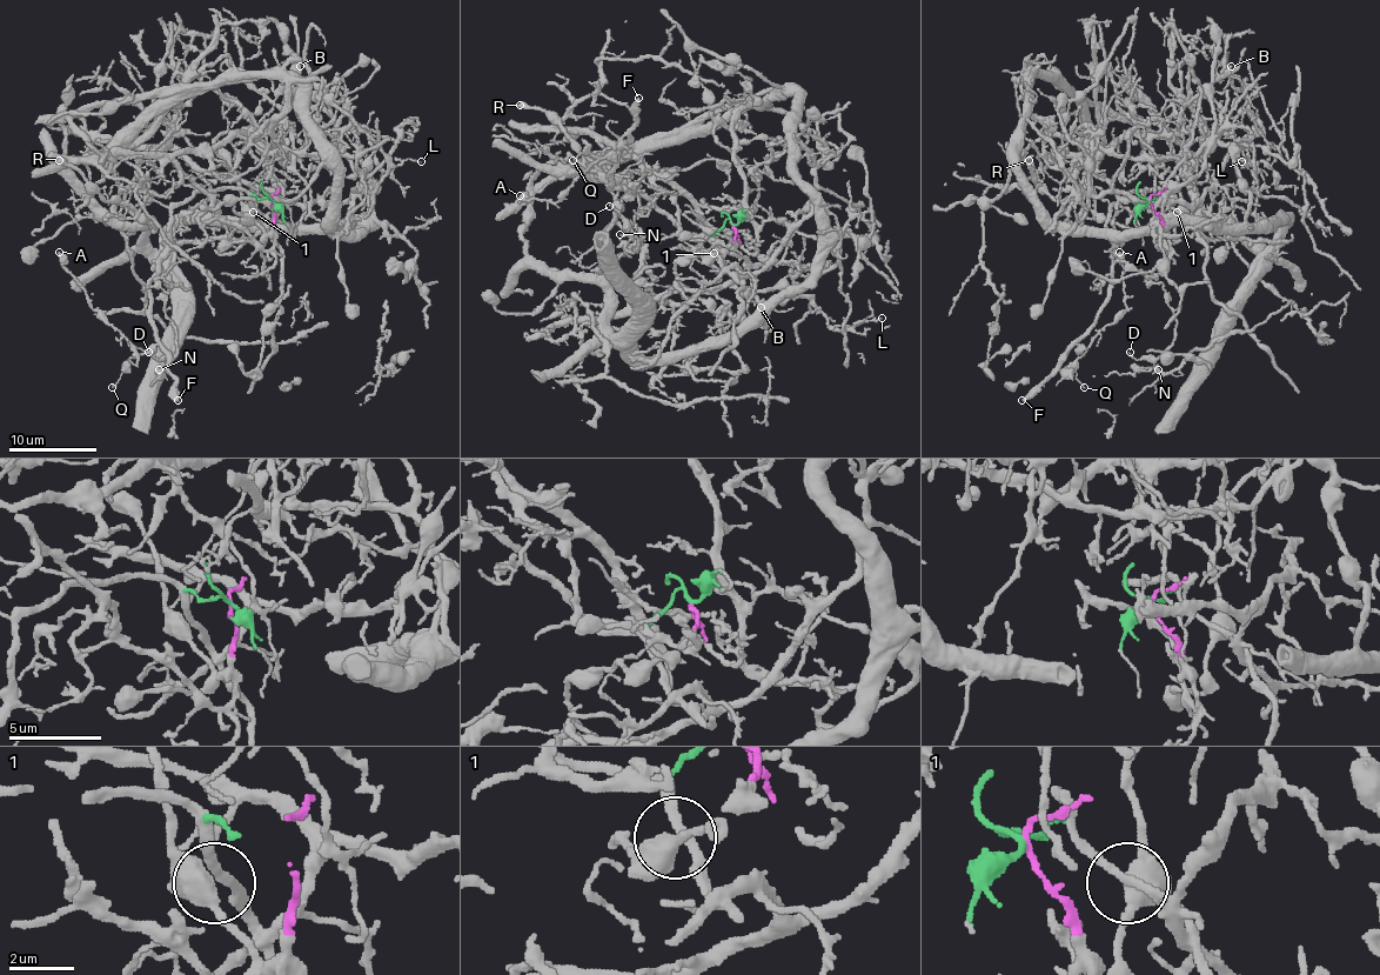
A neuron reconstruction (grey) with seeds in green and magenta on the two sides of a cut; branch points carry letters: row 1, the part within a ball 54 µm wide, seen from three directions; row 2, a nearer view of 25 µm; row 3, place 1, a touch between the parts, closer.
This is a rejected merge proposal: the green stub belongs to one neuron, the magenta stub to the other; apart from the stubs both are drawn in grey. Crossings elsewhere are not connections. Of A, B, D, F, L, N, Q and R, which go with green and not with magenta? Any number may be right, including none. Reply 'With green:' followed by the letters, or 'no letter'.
With green: A, D, F, N, Q

